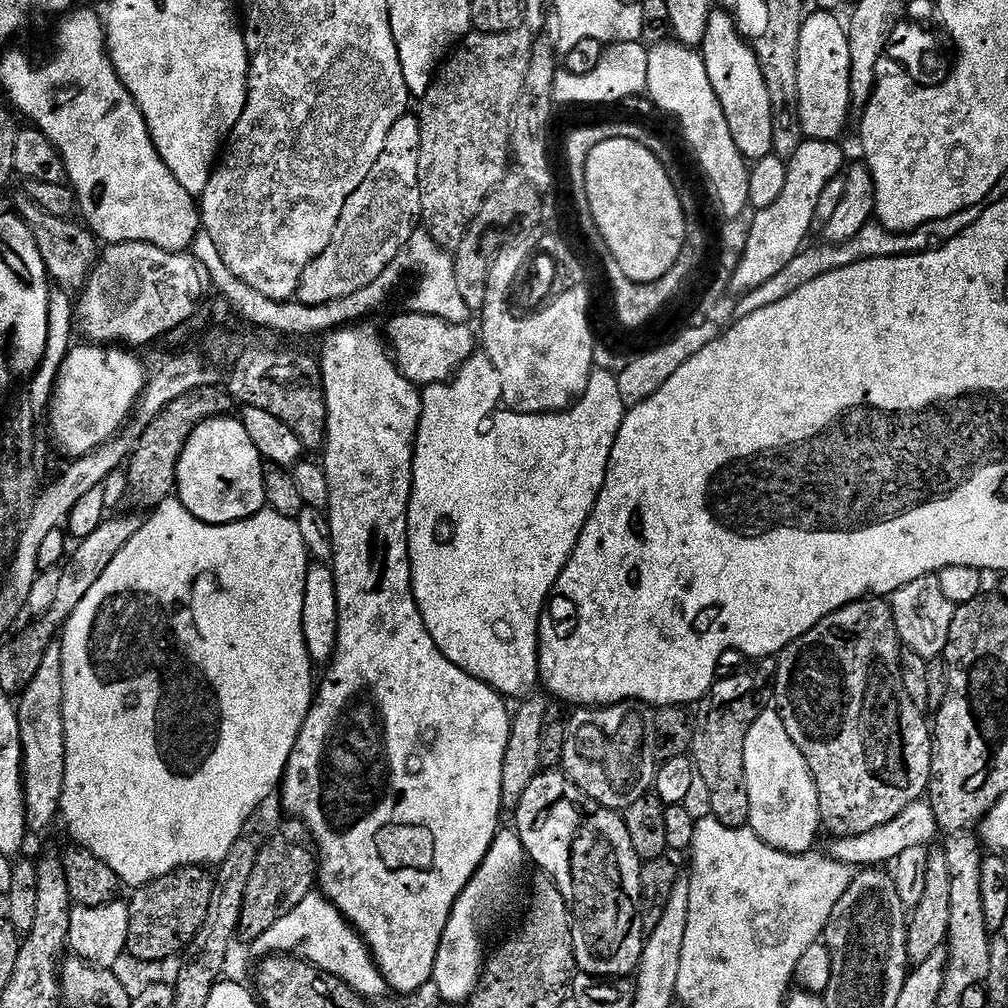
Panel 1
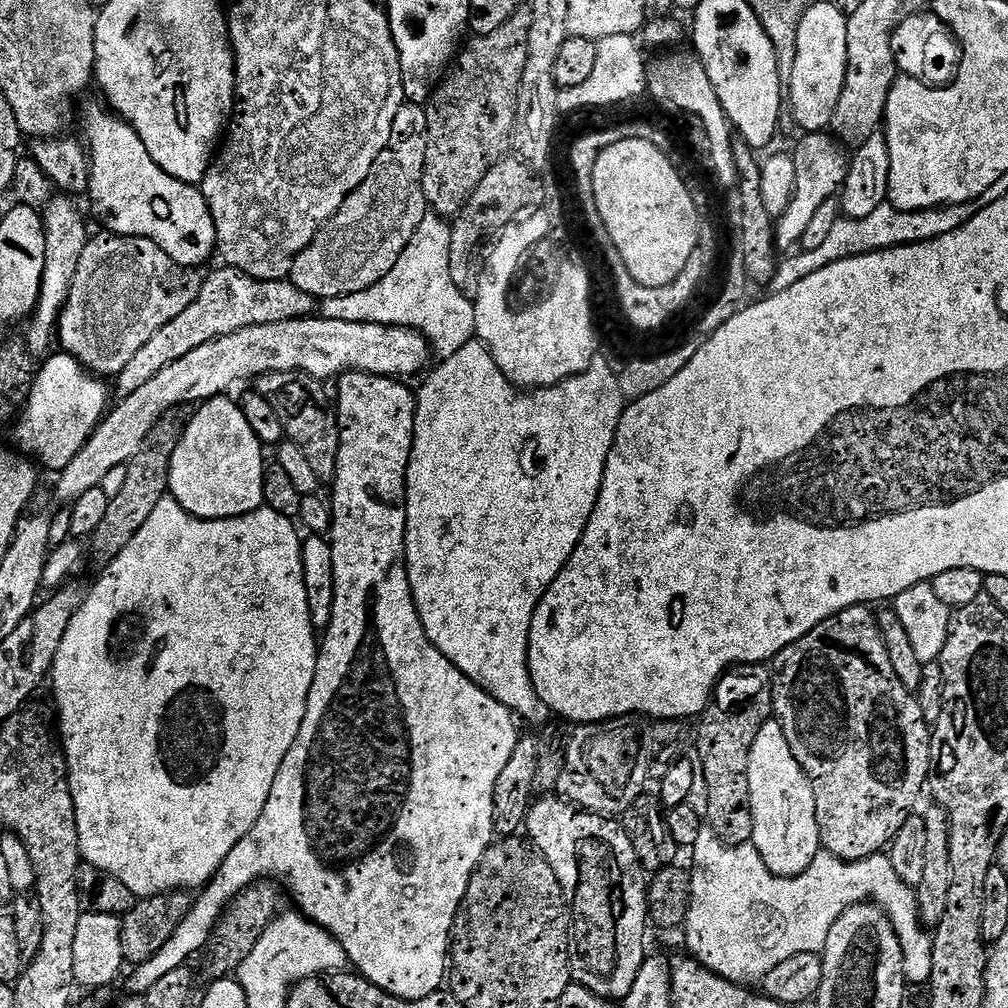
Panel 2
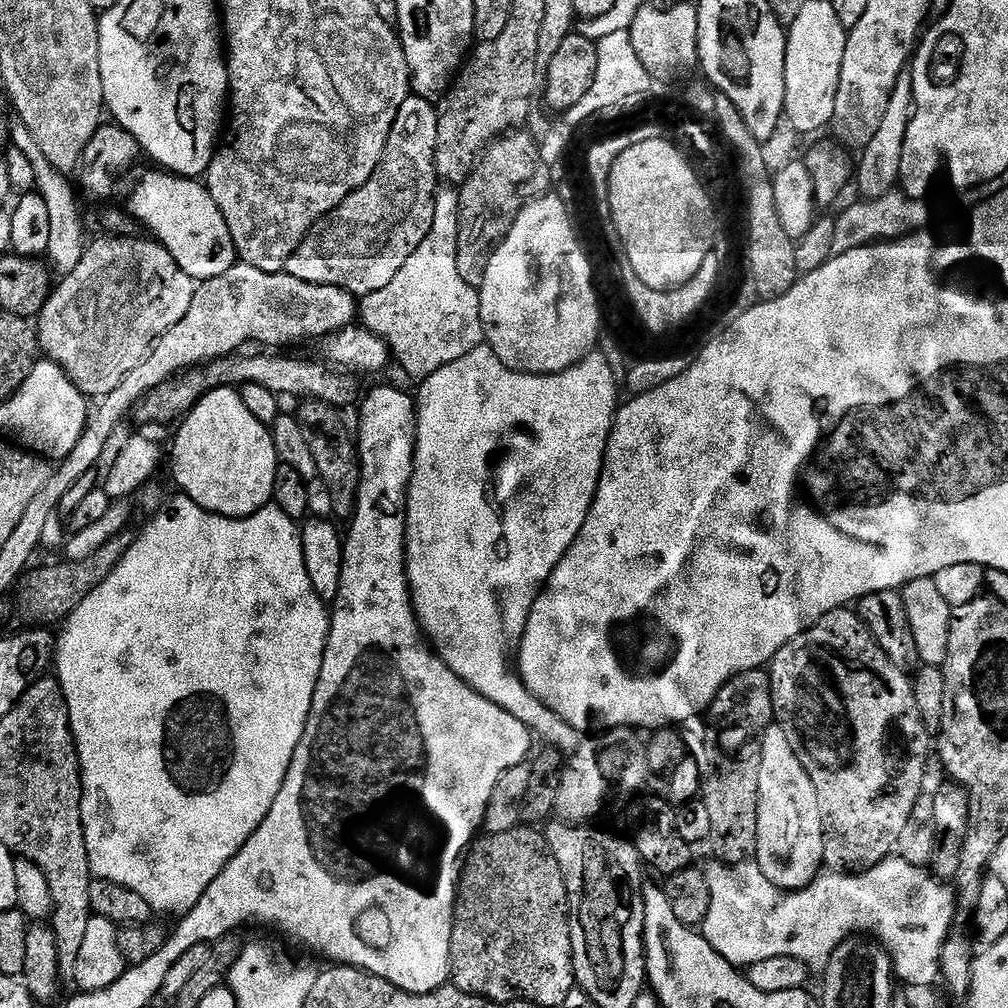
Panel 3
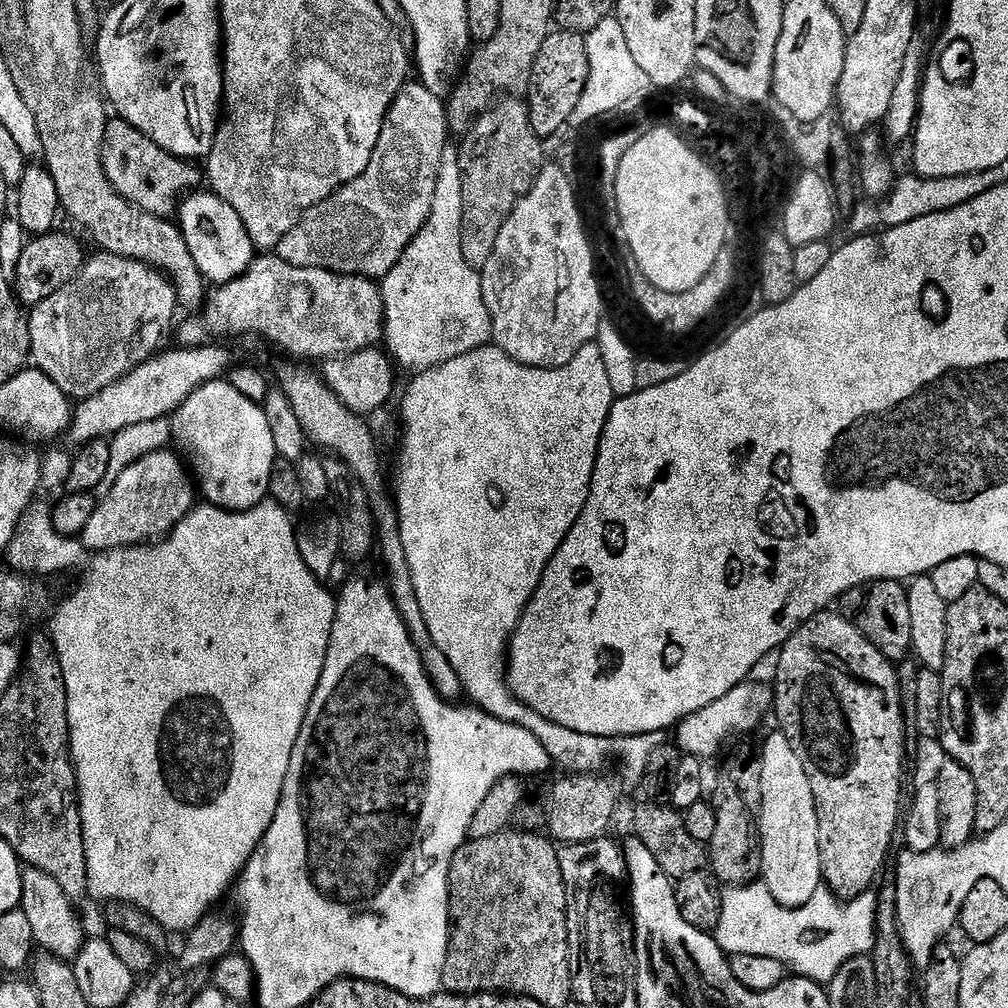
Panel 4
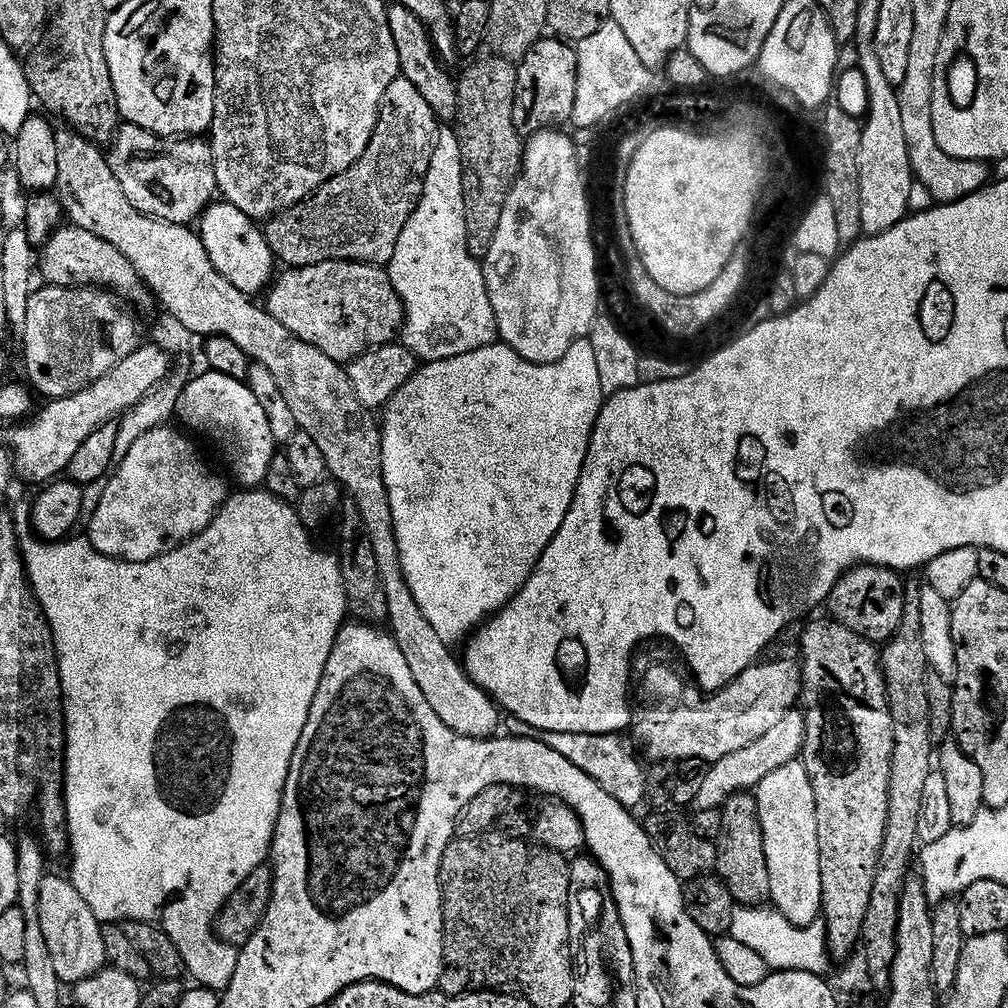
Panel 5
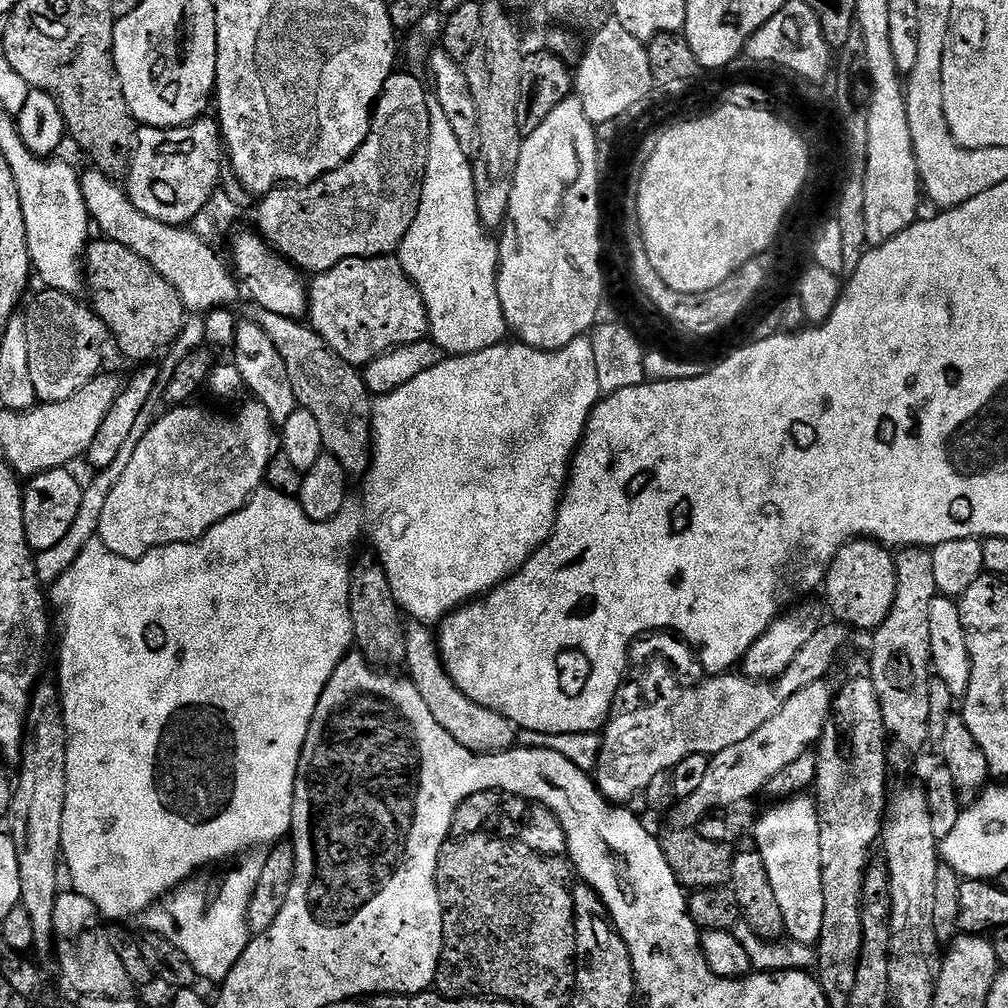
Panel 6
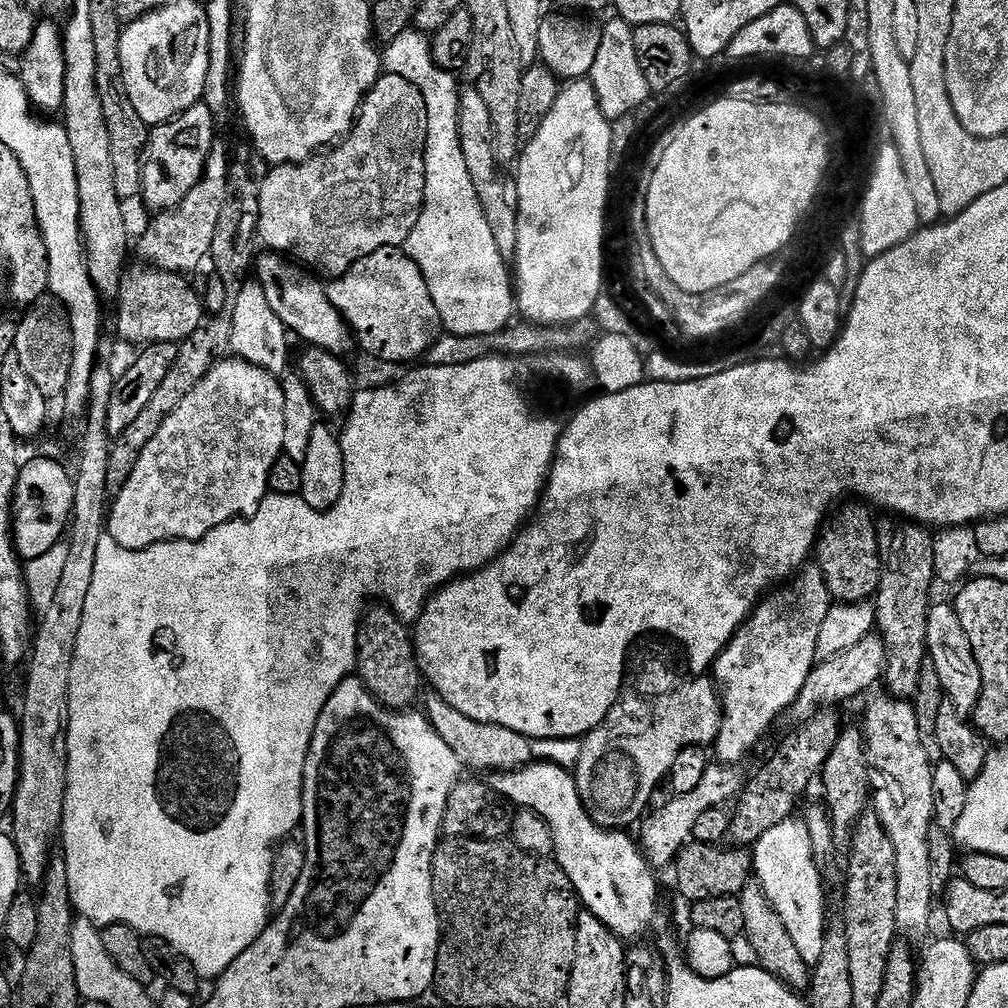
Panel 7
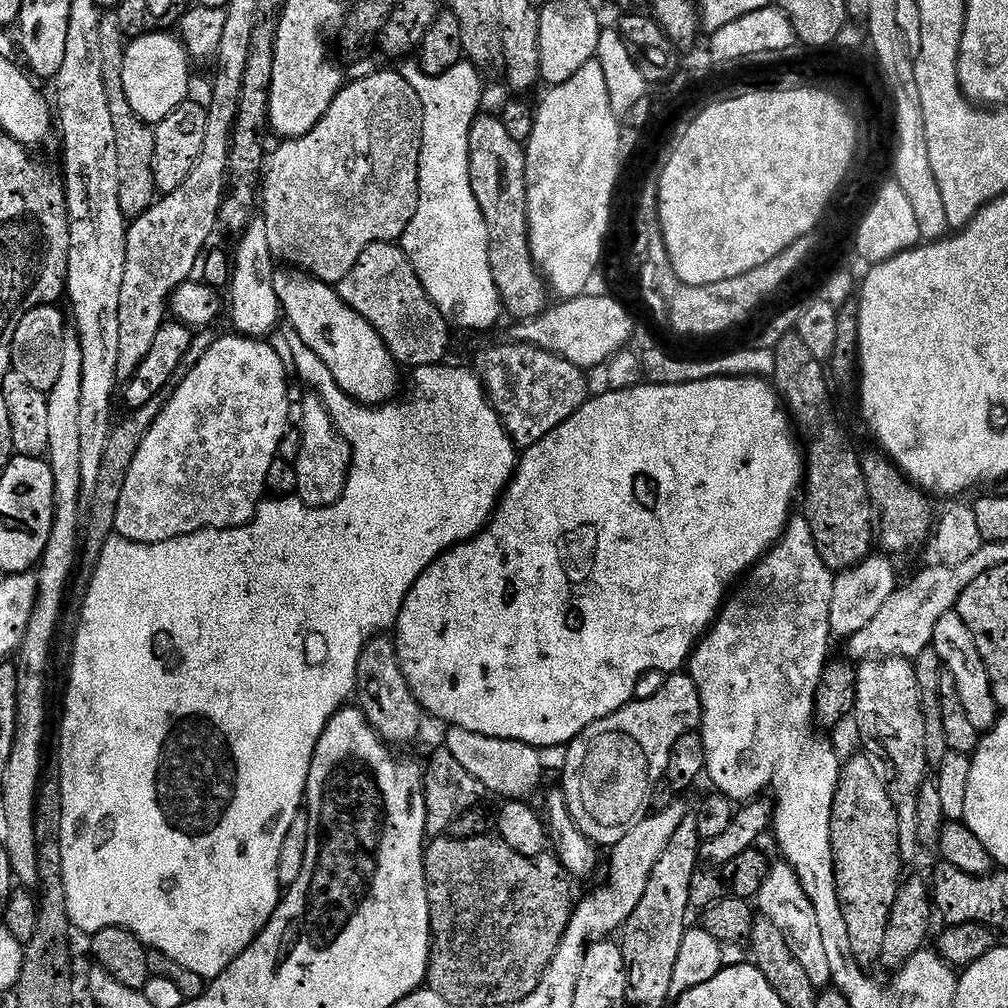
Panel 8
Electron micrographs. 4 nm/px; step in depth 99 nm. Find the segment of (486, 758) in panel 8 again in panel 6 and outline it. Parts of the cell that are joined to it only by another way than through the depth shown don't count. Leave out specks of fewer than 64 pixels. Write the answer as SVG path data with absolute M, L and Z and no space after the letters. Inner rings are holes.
M415 622L409 623L404 633L406 634L406 658L403 667L408 668L407 679L411 680L418 694L422 694L422 702L426 702L430 714L434 714L438 726L442 726L442 730L446 730L446 734L450 734L454 742L466 746L466 750L471 752L509 751L518 740L516 725L502 718L502 714L470 702L470 698L466 698L466 694L462 694L458 686L454 686L450 674L440 661L437 633L431 627Z

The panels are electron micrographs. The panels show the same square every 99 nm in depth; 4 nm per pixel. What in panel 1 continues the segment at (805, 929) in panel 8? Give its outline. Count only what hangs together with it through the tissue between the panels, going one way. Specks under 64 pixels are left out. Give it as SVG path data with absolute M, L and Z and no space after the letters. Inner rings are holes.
M766 710L762 714L758 714L758 718L754 718L754 726L750 726L750 734L746 734L746 750L744 751L744 761L746 762L746 790L750 798L750 814L748 815L747 827L754 830L754 834L758 834L758 838L762 838L762 842L766 842L770 846L774 846L779 852L791 852L793 854L803 854L813 851L816 835L822 832L820 823L820 803L818 802L818 786L812 777L810 766L806 762L806 758L802 758L802 750L798 750L798 746L794 746L794 738L790 738L790 733L786 730L786 722L782 722L780 713L775 710Z

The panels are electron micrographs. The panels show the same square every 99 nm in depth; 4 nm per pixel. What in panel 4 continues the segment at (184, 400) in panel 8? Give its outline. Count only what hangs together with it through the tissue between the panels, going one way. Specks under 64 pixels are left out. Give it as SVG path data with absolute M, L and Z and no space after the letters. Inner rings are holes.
M170 451L146 453L115 473L112 489L97 503L82 533L82 543L89 553L112 552L116 548L135 548L137 544L159 541L192 511L198 500L193 477L184 473L185 461Z

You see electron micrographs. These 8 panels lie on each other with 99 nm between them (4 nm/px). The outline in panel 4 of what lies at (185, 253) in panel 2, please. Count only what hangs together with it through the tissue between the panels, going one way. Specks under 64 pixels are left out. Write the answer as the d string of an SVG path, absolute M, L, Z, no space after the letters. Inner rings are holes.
M211 190L193 191L184 197L178 209L178 227L184 235L186 246L190 250L190 258L198 266L209 285L228 284L246 272L254 259L252 239L242 226L242 218L225 200Z

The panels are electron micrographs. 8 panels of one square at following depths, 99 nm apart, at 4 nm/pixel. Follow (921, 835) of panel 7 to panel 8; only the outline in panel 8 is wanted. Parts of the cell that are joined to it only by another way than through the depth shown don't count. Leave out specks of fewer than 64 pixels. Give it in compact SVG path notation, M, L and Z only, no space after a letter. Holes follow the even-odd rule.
M902 656L865 660L856 669L854 721L860 731L863 751L874 770L884 779L890 802L898 814L900 859L908 862L921 851L918 842L918 790L922 790L930 765L926 758L926 722L914 663Z

